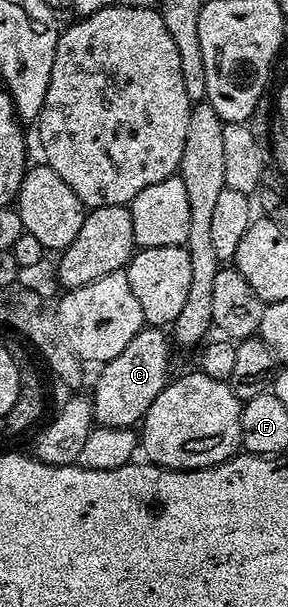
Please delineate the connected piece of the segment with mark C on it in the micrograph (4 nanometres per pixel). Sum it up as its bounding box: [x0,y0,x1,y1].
[90,326,172,428]

